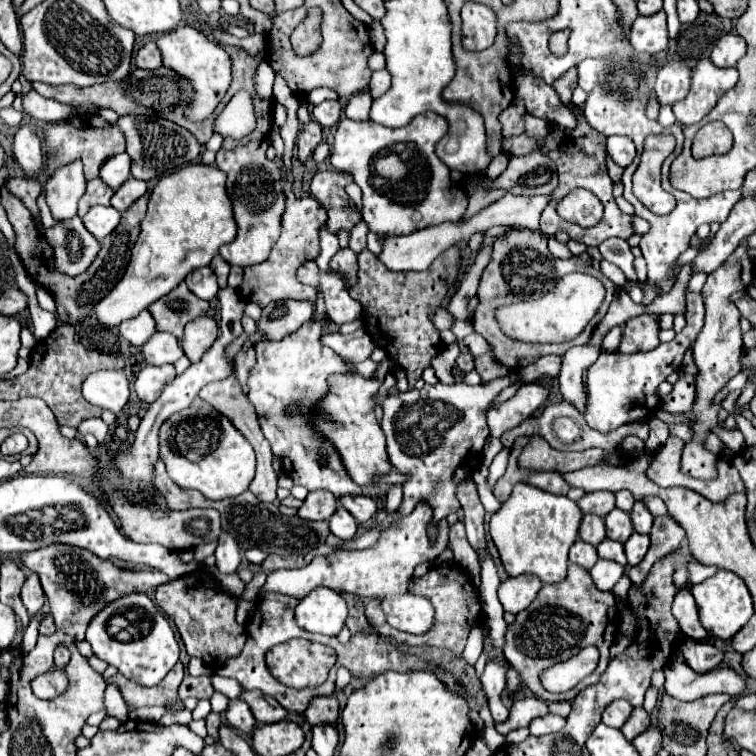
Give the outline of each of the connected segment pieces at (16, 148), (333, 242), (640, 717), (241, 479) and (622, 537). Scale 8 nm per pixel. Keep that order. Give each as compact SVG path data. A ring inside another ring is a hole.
M29 123L21 125L15 141L13 141L13 153L27 177L37 177L43 169L43 151L41 151L41 139L31 129Z
M319 231L319 237L321 237L321 253L319 253L319 257L315 259L315 263L321 267L321 271L323 269L329 269L329 261L331 261L331 257L339 251L339 239L337 239L337 235L333 235L333 233L329 233L329 231Z
M635 707L631 717L627 719L627 723L623 725L621 733L625 735L627 741L633 741L633 737L641 735L647 727L649 727L649 713L643 707Z
M197 401L181 413L173 413L159 429L159 457L169 477L183 489L197 489L207 499L227 499L243 493L255 477L255 451L249 441L233 427L233 423L211 405ZM179 451L211 451L193 463Z
M617 507L605 517L605 525L607 525L607 537L613 541L619 541L619 543L625 543L635 531L631 525L629 513L625 513Z

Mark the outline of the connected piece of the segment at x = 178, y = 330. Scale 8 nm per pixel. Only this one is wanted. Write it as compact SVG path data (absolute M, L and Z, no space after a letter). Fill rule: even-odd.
M185 283L161 297L157 303L149 305L149 313L157 323L157 331L171 333L177 339L181 339L185 325L195 319L195 309L209 309L209 303L195 297Z

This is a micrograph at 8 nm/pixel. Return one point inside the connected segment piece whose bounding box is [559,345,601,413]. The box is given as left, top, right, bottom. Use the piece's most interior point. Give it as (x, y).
(577, 359)

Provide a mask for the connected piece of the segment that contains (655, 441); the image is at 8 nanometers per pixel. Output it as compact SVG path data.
M649 421L649 427L651 427L651 431L649 431L649 439L645 441L645 447L651 451L657 451L667 441L669 427L663 421Z

